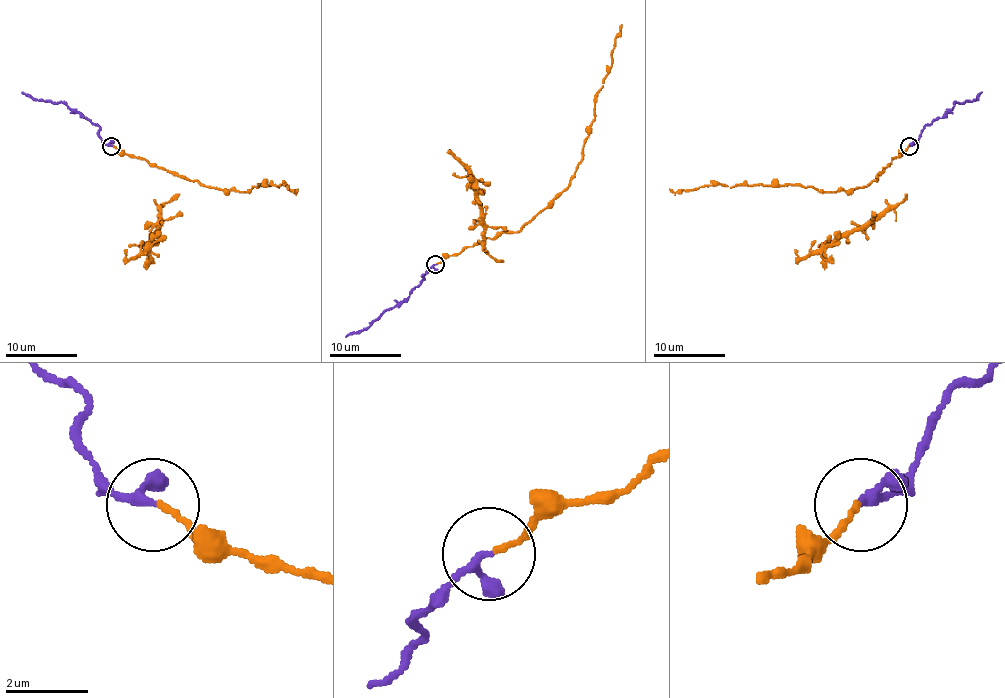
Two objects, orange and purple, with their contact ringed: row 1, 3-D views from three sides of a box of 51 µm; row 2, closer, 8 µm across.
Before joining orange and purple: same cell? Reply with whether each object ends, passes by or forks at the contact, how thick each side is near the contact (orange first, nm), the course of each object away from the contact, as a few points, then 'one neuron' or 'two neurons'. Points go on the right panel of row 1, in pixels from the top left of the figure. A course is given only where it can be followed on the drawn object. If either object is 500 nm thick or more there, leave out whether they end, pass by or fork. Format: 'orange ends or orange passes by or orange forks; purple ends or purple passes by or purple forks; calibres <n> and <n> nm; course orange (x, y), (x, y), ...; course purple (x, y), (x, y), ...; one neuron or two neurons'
orange ends; purple passes by; calibres 120 and 160 nm; course orange (910, 146), (877, 180), (856, 189), (791, 184), (670, 189); course purple (910, 146), (919, 139), (926, 125), (942, 117), (954, 103), (971, 101), (981, 92); one neuron

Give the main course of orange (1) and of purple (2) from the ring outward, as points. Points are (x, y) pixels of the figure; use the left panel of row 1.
1: (112, 146), (163, 169), (218, 189), (245, 191), (259, 184), (279, 187), (283, 184), (297, 193), (297, 189)
2: (111, 146), (100, 139), (100, 128), (64, 103), (44, 101), (21, 92)

